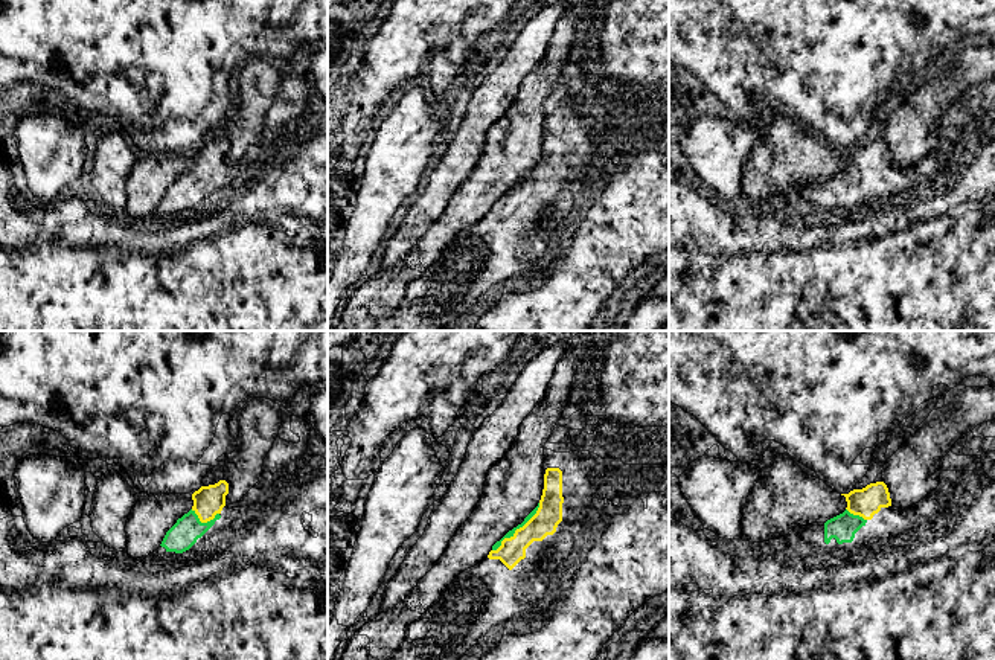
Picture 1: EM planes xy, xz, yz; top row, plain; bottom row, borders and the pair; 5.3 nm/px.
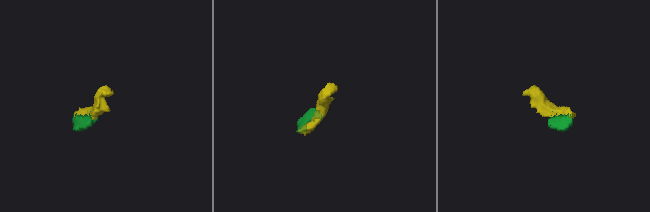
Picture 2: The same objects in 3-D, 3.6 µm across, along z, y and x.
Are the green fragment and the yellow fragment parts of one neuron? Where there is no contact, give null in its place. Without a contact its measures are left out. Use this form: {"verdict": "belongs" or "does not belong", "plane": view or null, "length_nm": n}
{"verdict": "belongs", "plane": "xz", "length_nm": 360}

